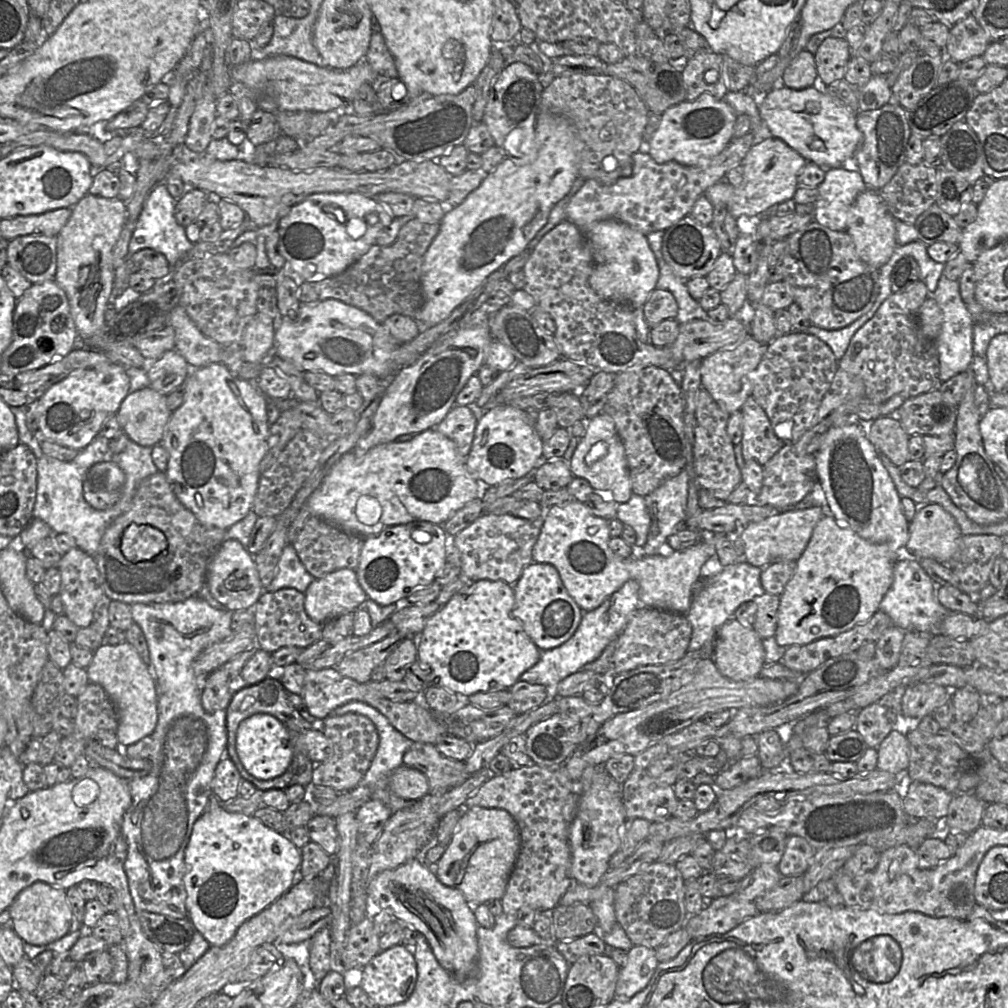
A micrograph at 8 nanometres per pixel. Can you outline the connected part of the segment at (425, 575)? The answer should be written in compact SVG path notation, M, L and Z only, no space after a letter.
M415 521L387 526L379 534L364 538L355 570L367 598L382 606L396 604L398 609L411 592L435 581L446 555L447 537L443 525Z

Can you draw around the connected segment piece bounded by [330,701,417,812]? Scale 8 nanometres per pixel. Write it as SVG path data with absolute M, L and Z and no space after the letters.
M349 701L337 707L330 715L341 716L347 713L356 713L368 717L375 725L379 736L379 743L375 756L359 785L366 785L372 791L372 799L381 800L395 812L412 806L417 800L407 800L395 795L389 788L389 776L403 763L404 753L411 747L413 741L399 732L380 711L361 701Z

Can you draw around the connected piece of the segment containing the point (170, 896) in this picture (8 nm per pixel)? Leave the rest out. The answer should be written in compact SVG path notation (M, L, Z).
M198 594L175 603L136 603L130 606L130 611L134 622L144 633L150 653L150 665L155 669L151 677L157 685L158 720L155 730L149 736L149 746L146 745L140 754L140 758L151 761L151 771L146 776L127 779L132 803L125 812L121 825L121 832L128 845L124 869L137 910L184 919L188 918L187 892L182 879L185 872L185 849L194 823L209 804L215 769L221 760L229 758L226 751L226 710L207 713L203 709L201 694L207 676L195 674L193 661L204 649L233 635L233 612L210 606Z

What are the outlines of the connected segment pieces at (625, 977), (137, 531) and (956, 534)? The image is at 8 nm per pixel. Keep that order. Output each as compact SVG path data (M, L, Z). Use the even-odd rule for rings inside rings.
M633 945L628 951L627 964L619 970L614 999L626 1001L643 990L658 964L655 949Z
M130 524L122 535L120 548L132 563L151 561L167 548L167 539L162 531L150 525Z
M919 504L914 518L909 522L909 539L903 555L915 559L932 558L942 564L947 564L956 553L962 536L954 517L941 505Z

